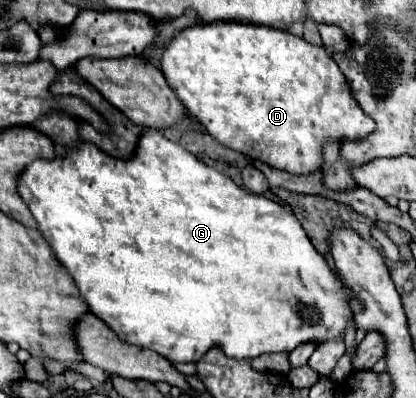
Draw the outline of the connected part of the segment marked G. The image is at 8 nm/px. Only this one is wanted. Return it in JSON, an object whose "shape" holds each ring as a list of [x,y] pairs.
{"shape":[[[148,128],[142,134],[136,156],[128,162],[116,160],[88,142],[82,142],[78,150],[70,150],[66,158],[34,160],[22,172],[18,180],[18,190],[28,204],[32,216],[36,218],[42,236],[52,246],[58,262],[72,274],[92,314],[102,318],[120,336],[120,340],[134,346],[150,348],[160,356],[168,358],[170,362],[198,362],[210,348],[220,348],[228,358],[236,360],[250,360],[270,352],[290,352],[304,342],[322,344],[334,338],[344,338],[348,322],[354,320],[354,312],[350,308],[350,300],[354,298],[354,294],[340,282],[340,278],[328,266],[326,258],[320,256],[320,252],[312,246],[310,238],[306,236],[304,228],[292,212],[284,210],[278,202],[262,194],[258,196],[246,192],[225,174],[196,160],[196,156],[192,156],[186,148],[166,140],[158,130]]]}

